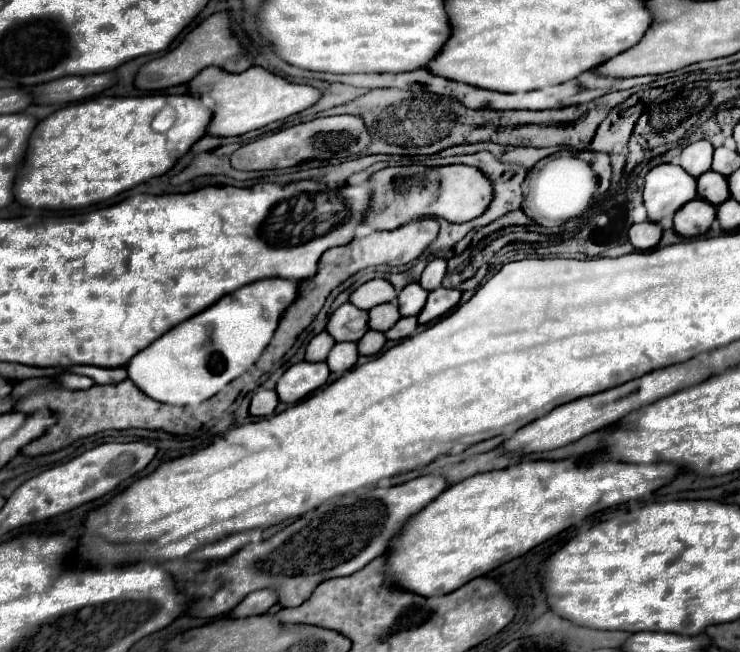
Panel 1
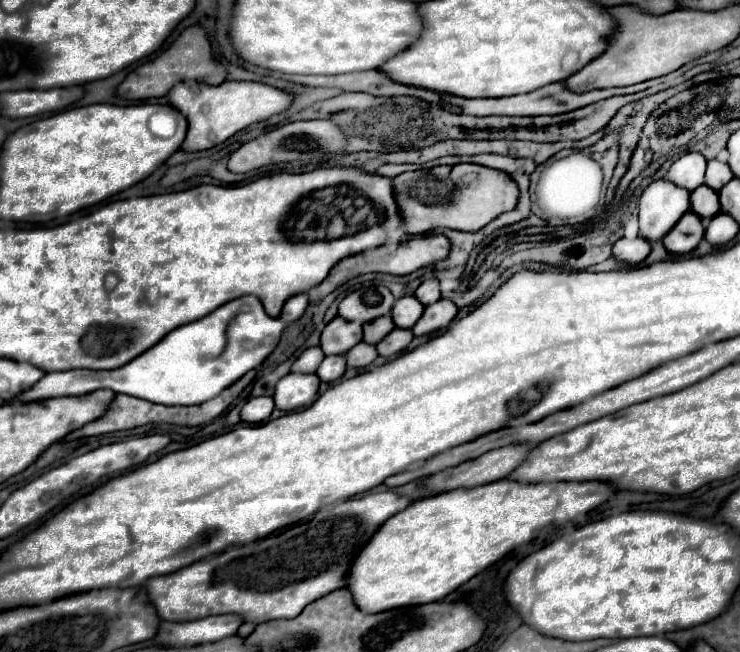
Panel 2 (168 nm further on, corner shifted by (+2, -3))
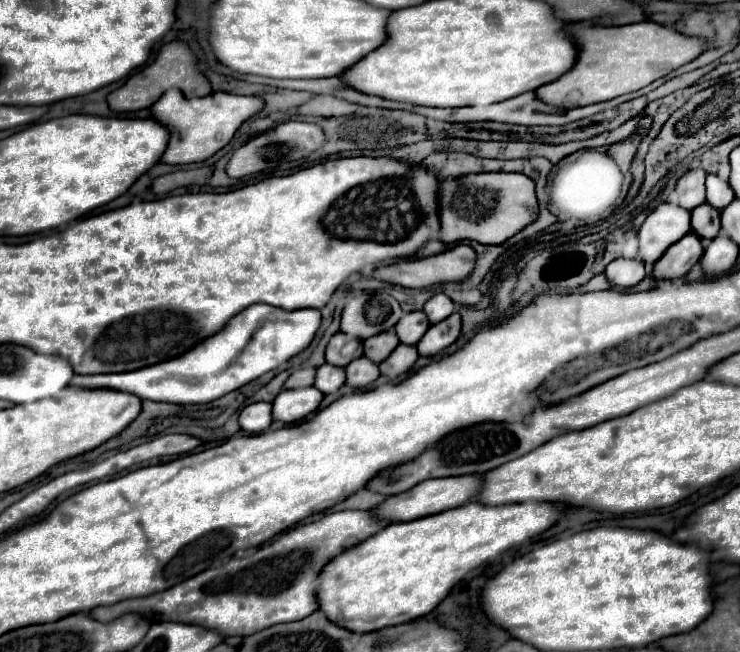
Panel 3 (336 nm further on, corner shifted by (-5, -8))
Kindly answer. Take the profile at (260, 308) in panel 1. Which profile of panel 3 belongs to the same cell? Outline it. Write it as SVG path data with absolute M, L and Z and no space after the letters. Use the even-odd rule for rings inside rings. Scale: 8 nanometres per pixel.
M256 303L232 317L222 331L200 341L182 357L174 357L132 373L114 375L74 375L68 385L84 389L114 389L132 393L140 399L176 405L204 405L222 395L258 379L260 375L286 363L296 353L304 351L320 327L318 309L284 311L272 305Z

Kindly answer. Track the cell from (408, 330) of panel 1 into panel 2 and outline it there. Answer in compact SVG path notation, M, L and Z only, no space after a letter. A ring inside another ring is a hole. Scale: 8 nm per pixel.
M395 328L393 332L389 332L389 336L385 336L385 340L381 340L377 344L377 352L379 352L379 356L391 360L393 356L401 354L409 346L411 340L413 340L413 332L411 330Z

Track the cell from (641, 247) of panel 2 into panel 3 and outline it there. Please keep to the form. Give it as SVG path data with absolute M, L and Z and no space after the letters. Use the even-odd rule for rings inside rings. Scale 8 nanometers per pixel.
M614 259L608 267L606 267L606 275L612 283L616 283L618 287L634 287L636 283L640 283L646 275L646 267L642 259Z

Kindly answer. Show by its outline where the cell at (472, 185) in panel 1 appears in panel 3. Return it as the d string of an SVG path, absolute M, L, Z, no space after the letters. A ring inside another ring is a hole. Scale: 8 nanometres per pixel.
M474 173L446 179L440 181L436 201L440 205L440 241L444 243L470 239L484 245L500 245L532 223L538 213L534 181L522 173Z

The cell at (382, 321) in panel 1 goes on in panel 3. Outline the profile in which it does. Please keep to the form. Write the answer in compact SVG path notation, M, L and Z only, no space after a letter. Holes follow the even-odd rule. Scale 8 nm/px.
M390 329L386 333L378 333L364 341L364 355L368 359L372 359L374 363L380 363L380 361L384 361L384 357L388 357L392 353L392 349L396 349L398 343L400 341L398 341L398 335L394 329Z

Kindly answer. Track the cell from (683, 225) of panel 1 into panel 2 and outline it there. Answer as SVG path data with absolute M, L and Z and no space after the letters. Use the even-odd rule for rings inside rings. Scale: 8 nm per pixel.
M687 212L675 226L673 230L663 238L663 246L671 254L689 254L697 248L697 244L703 238L703 224L701 218L695 216L693 212Z

